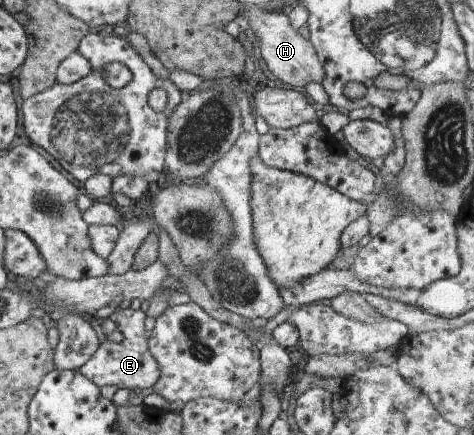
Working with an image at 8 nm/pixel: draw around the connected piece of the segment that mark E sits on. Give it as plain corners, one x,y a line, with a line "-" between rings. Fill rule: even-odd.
135,304
129,309
121,309
110,316
111,320
118,326
123,334
121,343
113,343
106,340
100,344
96,354
87,361
78,371
83,373
87,379
92,380
97,387
109,385
123,389
141,389
153,386
161,375
157,359
149,351
149,341
145,330
146,313

